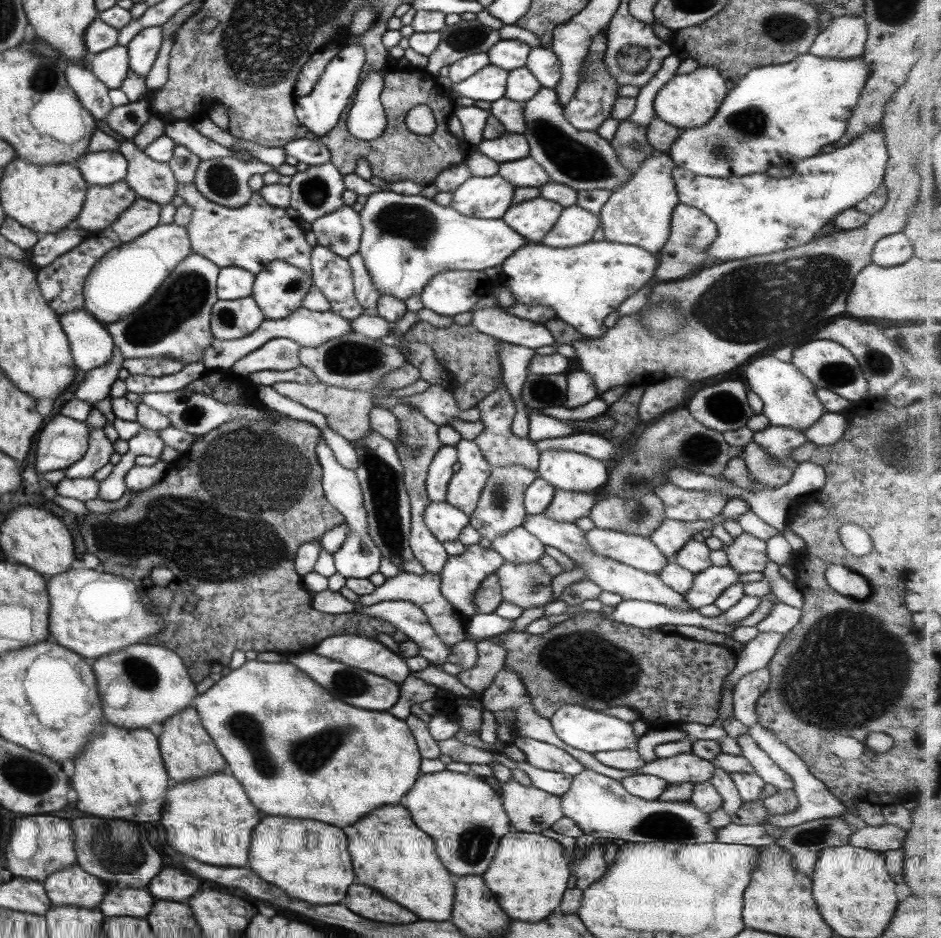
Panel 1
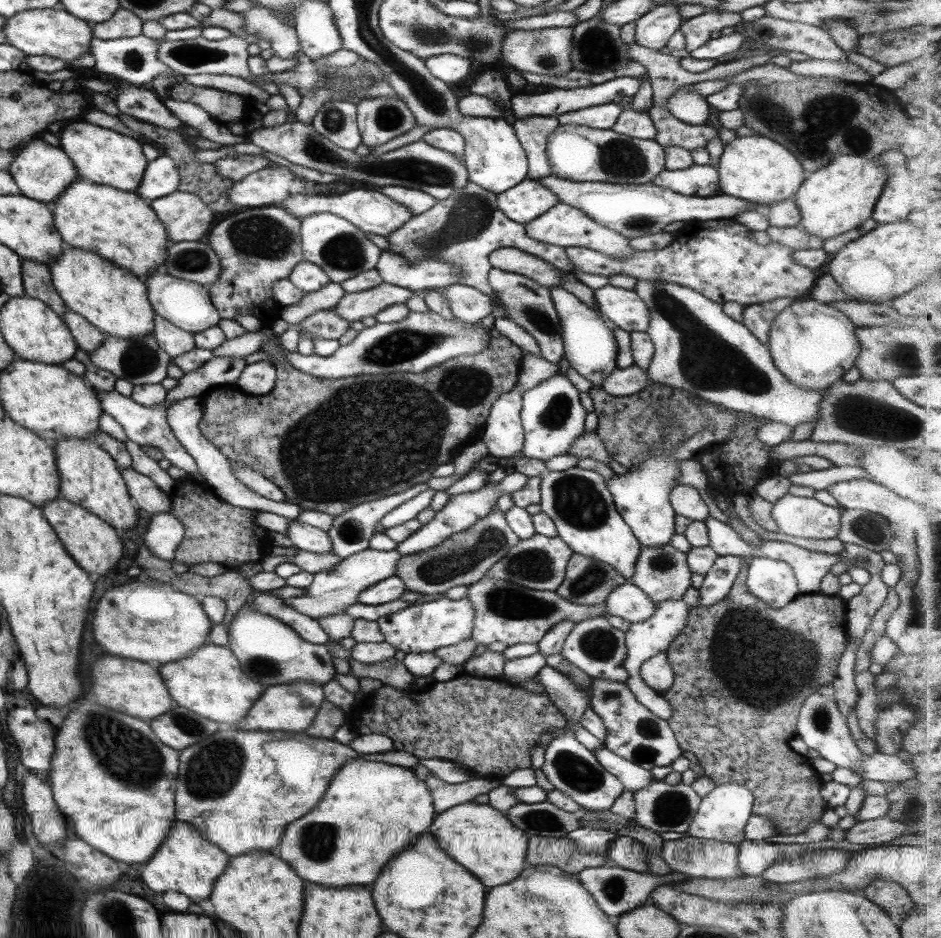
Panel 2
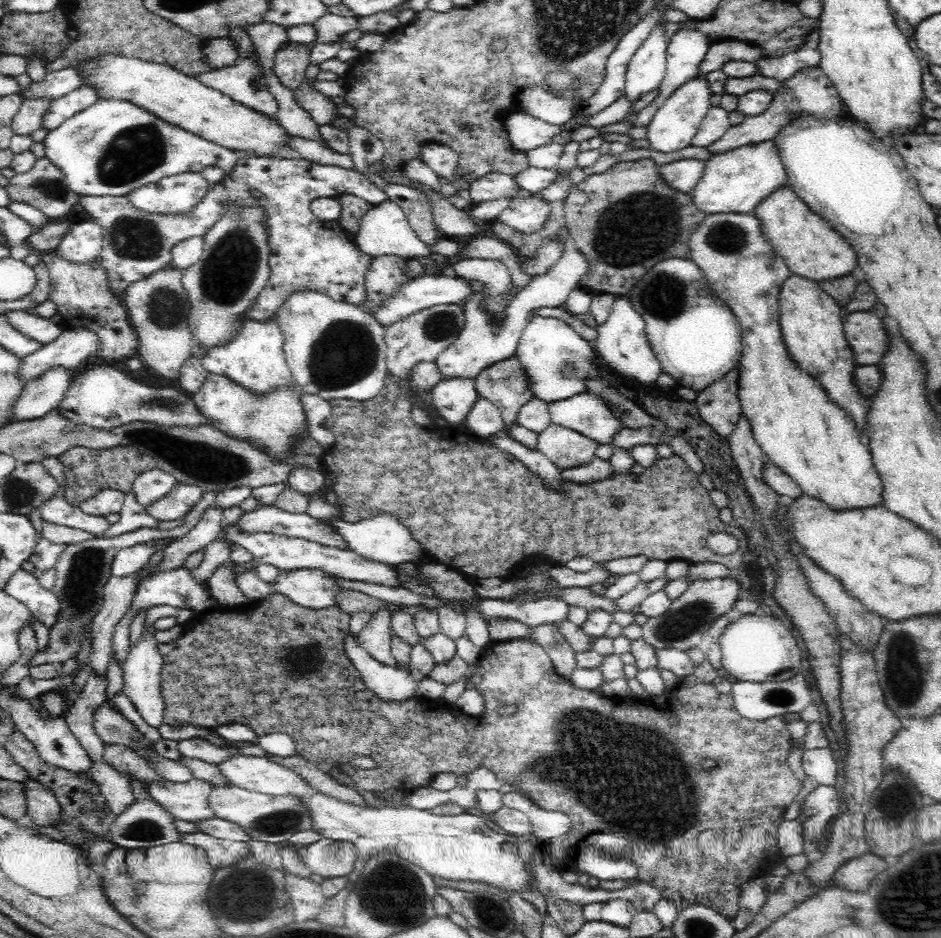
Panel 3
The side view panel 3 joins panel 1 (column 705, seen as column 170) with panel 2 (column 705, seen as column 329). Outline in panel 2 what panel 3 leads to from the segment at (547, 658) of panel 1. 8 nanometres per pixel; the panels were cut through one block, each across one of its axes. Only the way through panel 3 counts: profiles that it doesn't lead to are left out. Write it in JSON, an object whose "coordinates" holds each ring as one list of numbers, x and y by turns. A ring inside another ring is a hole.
{"coordinates":[[743,558,739,574,725,598,711,606,689,607,684,628,666,649,673,681,671,687,661,692,661,695,672,709,666,722,679,749,695,756,697,764,713,784,719,786,721,783,737,783,744,786,753,795,751,814,769,817,780,835,799,834,810,822,821,822,819,817,827,808,820,795,823,783,820,774,813,770,808,760,795,760,795,753,789,754,789,758,775,758,775,754,771,754,771,742,763,740,787,742,795,738,796,718,805,698,835,680,838,661,847,643,845,604,836,595,821,595,817,592,798,594,778,609,769,607,747,592,745,577,749,559,751,558],[765,754,769,754,769,760,761,758]]}

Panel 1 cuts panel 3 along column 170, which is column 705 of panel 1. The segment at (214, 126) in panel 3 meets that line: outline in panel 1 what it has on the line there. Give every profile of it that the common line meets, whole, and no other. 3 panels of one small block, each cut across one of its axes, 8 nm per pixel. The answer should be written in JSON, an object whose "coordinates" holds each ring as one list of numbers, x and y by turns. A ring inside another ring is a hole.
{"coordinates":[[701,66,693,72,672,76,655,95,652,107,655,117,680,130,703,126,712,119,728,93,724,78,717,69]]}

